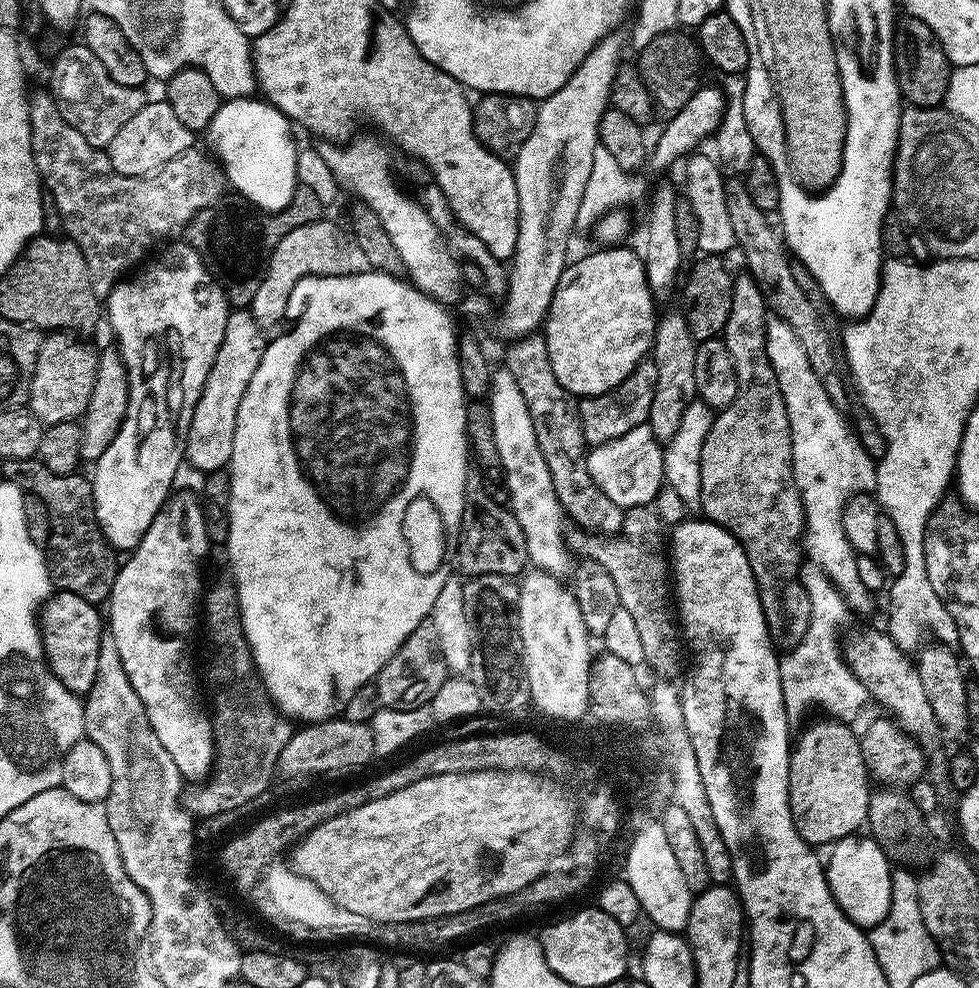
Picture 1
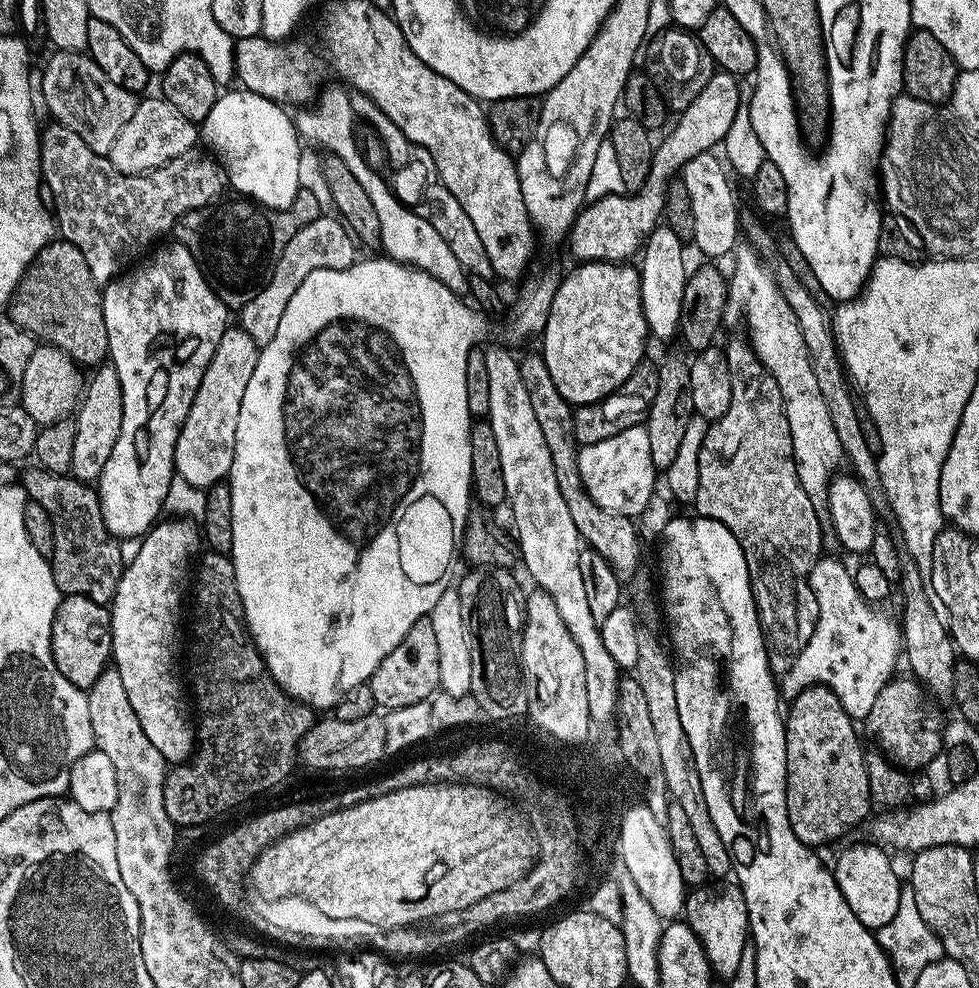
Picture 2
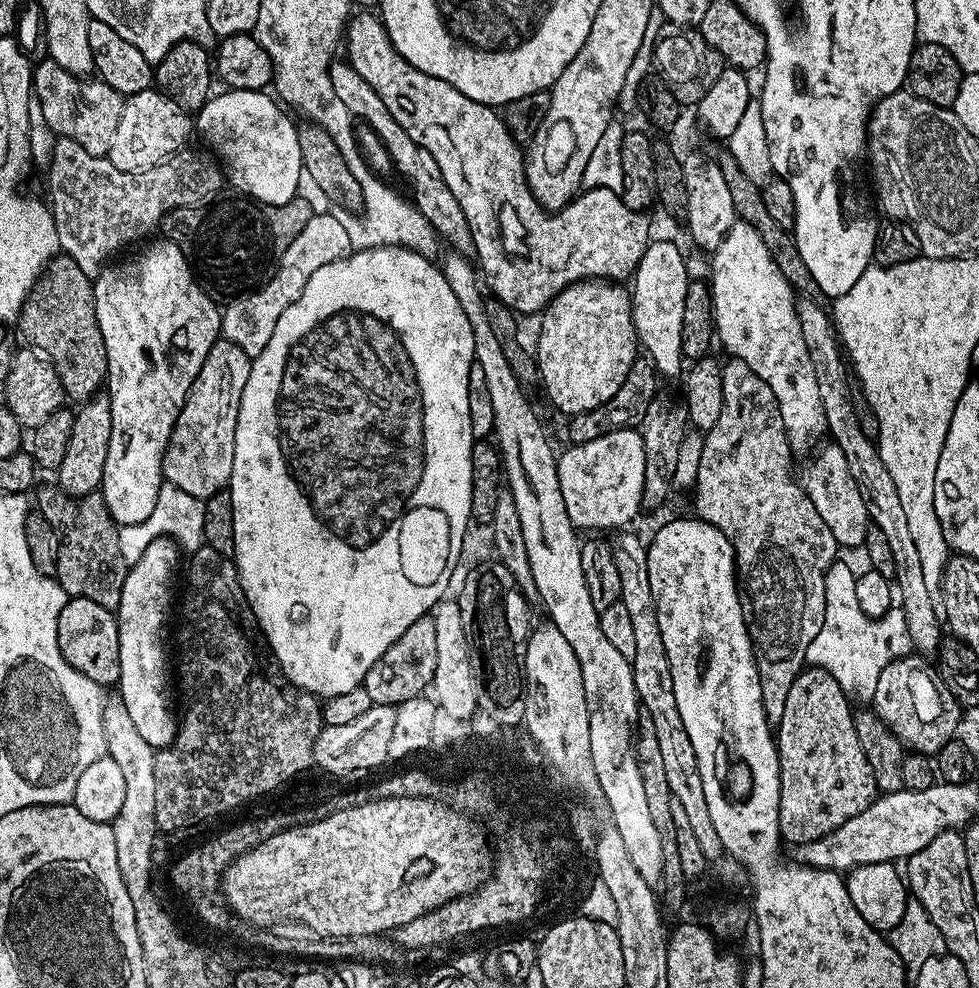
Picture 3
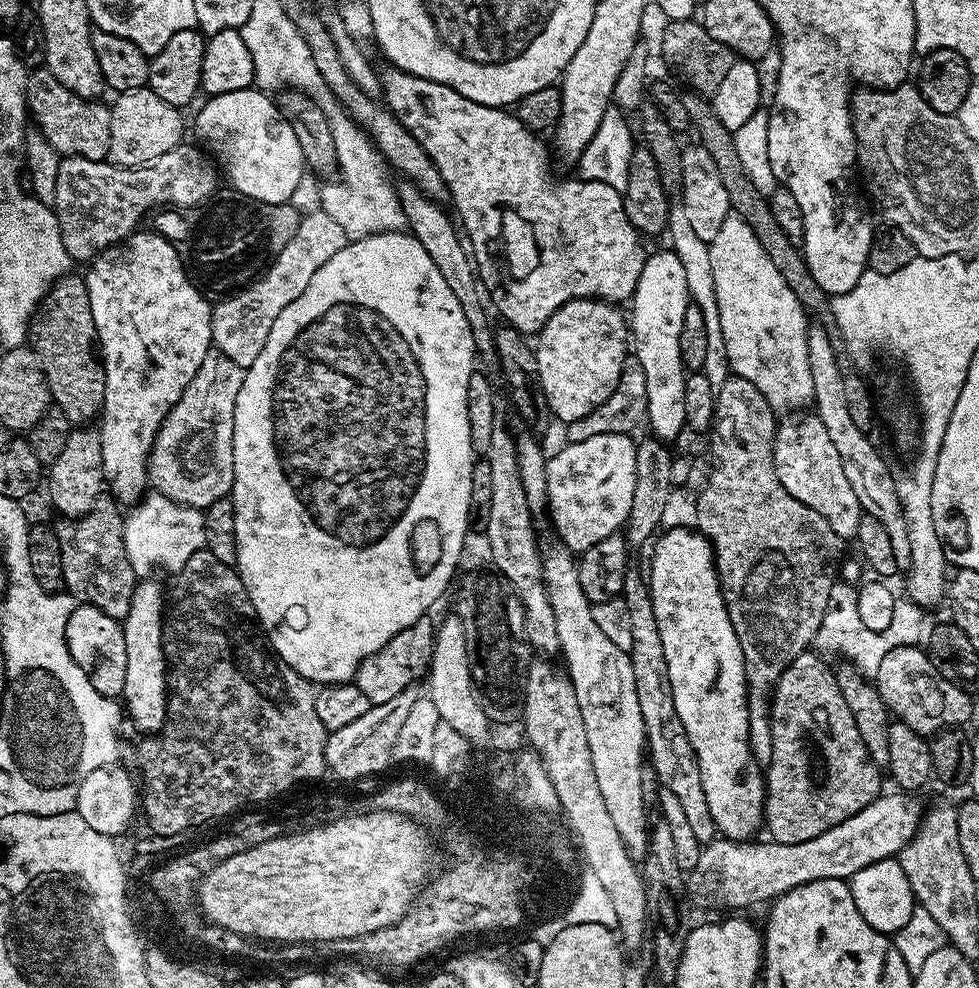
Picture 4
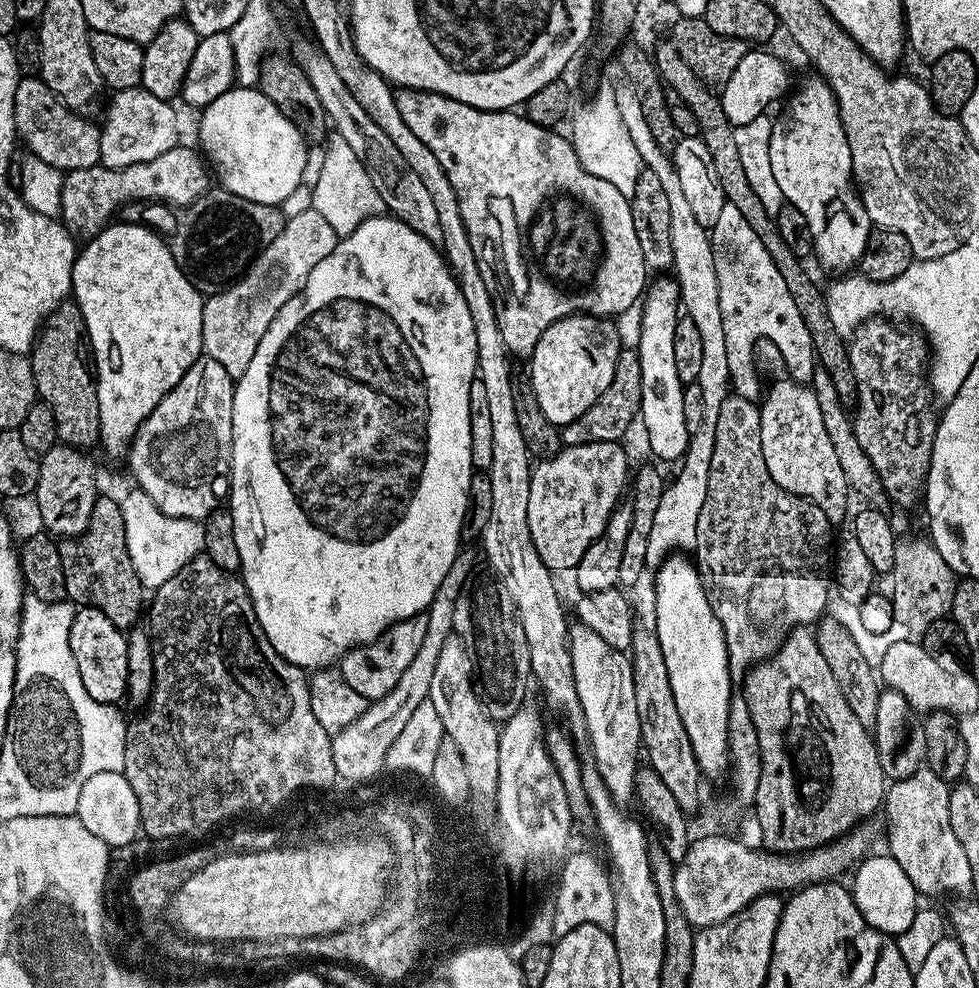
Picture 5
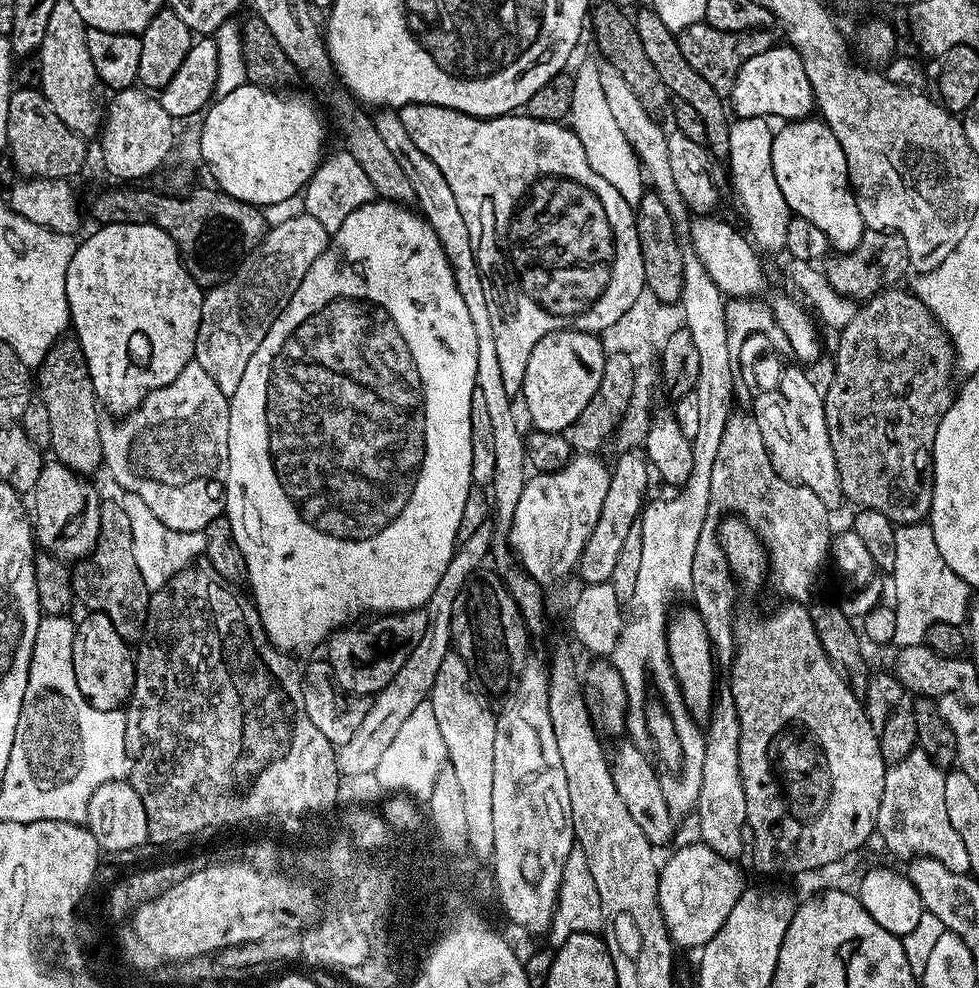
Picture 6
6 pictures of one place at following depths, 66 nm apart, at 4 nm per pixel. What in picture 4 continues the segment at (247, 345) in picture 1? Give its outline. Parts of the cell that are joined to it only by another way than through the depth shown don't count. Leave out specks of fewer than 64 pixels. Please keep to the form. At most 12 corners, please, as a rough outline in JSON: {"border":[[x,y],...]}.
{"border":[[213,350],[162,422],[148,482],[208,508],[234,482],[245,369]]}

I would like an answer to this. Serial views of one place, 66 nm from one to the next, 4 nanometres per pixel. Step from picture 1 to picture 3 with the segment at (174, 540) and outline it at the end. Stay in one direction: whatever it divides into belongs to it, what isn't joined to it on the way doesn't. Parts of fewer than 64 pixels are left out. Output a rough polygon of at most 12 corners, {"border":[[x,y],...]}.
{"border":[[150,542],[122,582],[118,695],[157,750],[176,736],[164,623],[182,555]]}

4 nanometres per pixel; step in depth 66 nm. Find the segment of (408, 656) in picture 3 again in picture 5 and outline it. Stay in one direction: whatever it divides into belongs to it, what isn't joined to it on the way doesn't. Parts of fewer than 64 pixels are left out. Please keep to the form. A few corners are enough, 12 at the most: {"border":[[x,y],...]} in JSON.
{"border":[[427,611],[338,661],[370,702],[390,694],[426,638]]}

